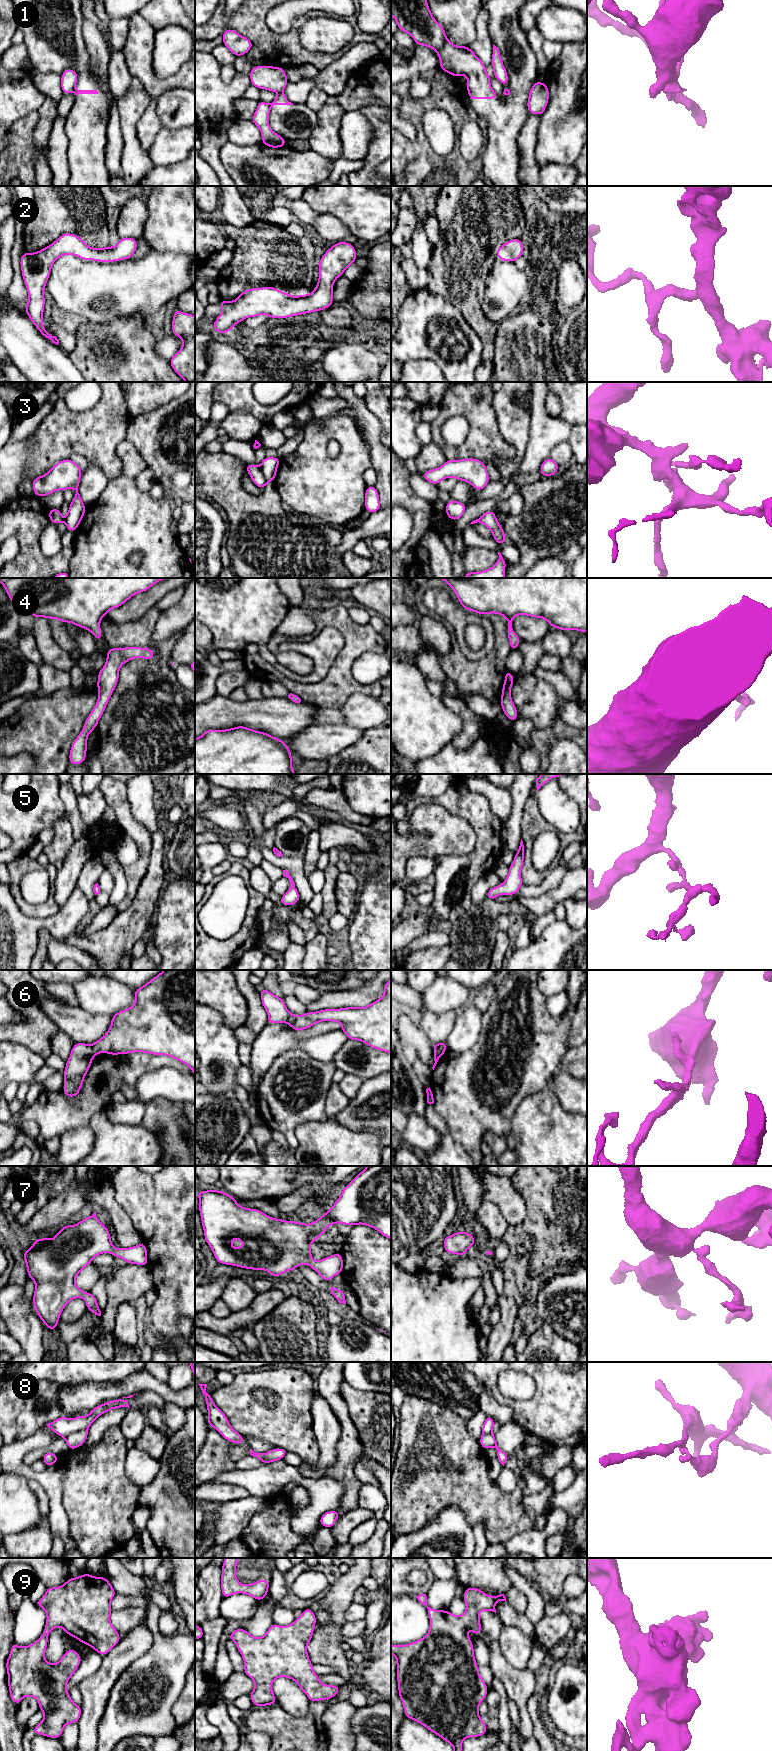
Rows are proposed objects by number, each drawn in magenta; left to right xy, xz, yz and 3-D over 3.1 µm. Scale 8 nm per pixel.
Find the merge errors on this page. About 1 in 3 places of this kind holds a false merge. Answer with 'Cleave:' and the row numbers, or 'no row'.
Cleave: 1, 3, 6, 8

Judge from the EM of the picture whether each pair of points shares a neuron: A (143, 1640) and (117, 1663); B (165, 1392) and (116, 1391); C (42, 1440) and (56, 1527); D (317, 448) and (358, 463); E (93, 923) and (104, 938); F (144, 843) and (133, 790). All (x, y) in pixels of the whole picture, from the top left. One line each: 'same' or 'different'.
A: same
B: same
C: same
D: same
E: different
F: different

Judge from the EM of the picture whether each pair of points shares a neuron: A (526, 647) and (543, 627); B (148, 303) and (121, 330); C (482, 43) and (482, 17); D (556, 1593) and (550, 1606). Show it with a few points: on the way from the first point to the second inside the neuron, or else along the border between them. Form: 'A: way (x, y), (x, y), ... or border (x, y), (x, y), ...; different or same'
A: border (521, 640), (540, 642); different
B: border (114, 319), (141, 315), (148, 322); different
C: way (482, 37), (482, 23); same
D: border (545, 1596), (551, 1599), (562, 1598); different

